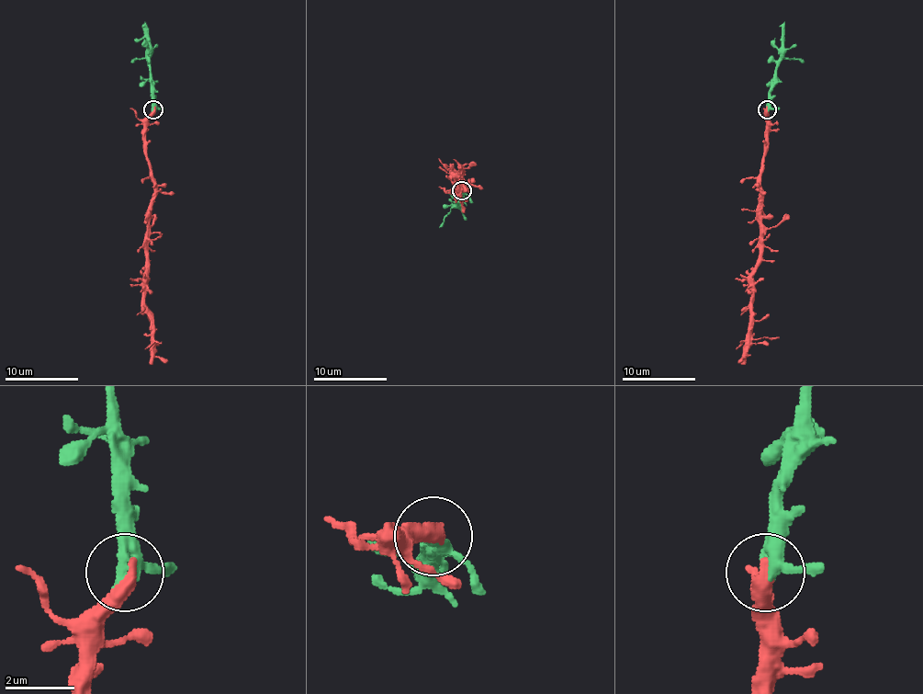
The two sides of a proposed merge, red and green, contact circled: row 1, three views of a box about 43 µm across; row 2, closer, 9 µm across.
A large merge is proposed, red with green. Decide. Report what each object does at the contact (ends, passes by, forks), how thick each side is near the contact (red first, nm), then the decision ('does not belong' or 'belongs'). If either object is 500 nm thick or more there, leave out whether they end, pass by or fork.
red ends; green passes by; calibres 440 and 340 nm; belongs

